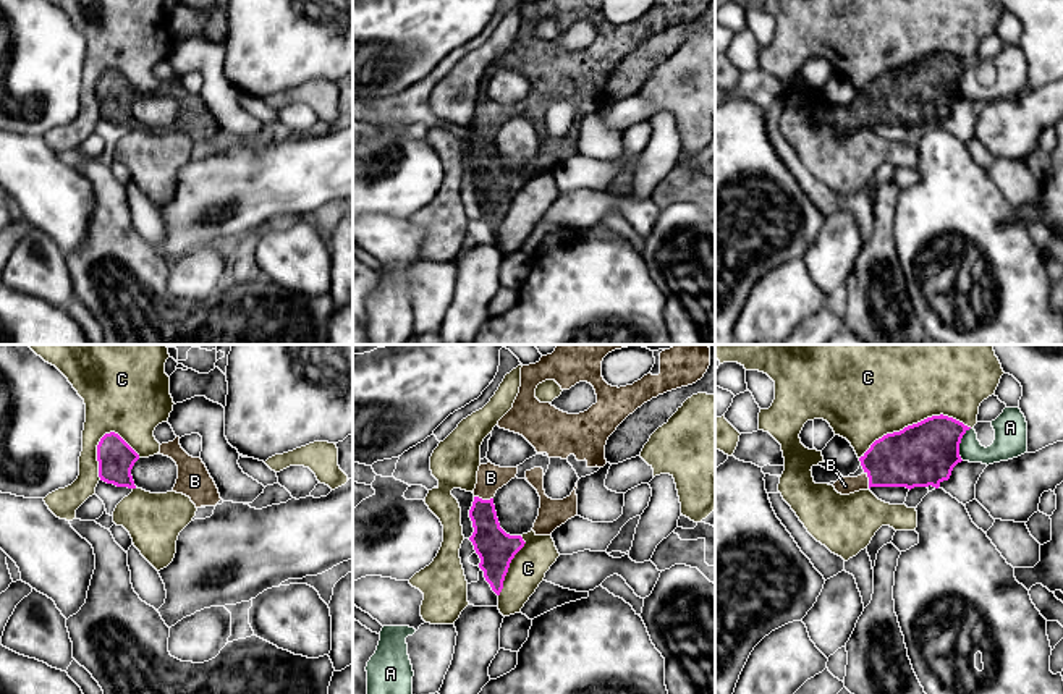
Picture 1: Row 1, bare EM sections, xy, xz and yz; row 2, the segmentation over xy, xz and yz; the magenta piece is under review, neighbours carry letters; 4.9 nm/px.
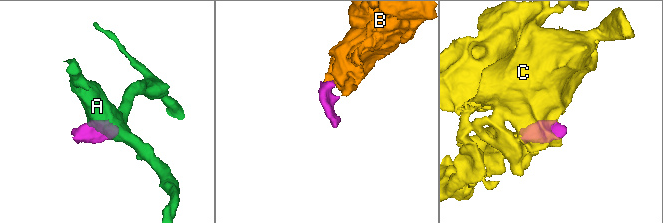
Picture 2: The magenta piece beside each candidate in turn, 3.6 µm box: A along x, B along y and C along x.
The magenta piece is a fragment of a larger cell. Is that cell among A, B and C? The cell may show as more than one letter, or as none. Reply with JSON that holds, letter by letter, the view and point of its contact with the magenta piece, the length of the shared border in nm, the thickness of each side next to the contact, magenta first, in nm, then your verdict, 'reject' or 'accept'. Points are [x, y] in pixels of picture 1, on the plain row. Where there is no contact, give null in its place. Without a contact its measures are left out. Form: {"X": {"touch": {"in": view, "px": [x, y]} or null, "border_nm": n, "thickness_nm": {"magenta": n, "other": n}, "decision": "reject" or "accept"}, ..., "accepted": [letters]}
{"A": {"touch": {"in": "yz", "px": [960, 80]}, "border_nm": 170, "thickness_nm": {"magenta": 320, "other": 160}, "decision": "reject"}, "B": {"touch": {"in": "xz", "px": [484, 138]}, "border_nm": 100, "thickness_nm": {"magenta": 190, "other": 140}, "decision": "accept"}, "C": {"touch": {"in": "yz", "px": [914, 62]}, "border_nm": 600, "thickness_nm": {"magenta": 320, "other": 380}, "decision": "reject"}, "accepted": ["B"]}

